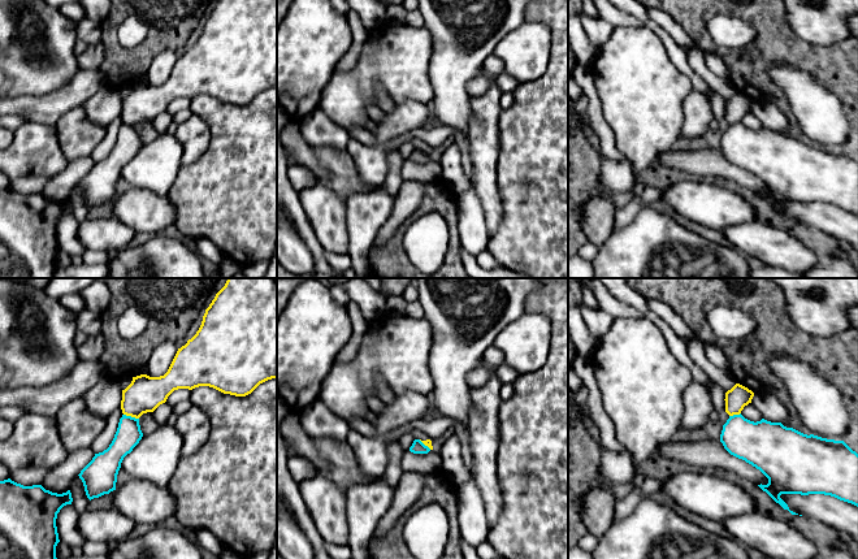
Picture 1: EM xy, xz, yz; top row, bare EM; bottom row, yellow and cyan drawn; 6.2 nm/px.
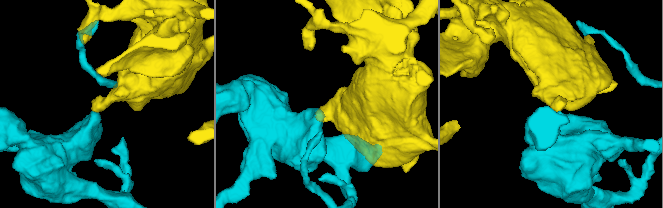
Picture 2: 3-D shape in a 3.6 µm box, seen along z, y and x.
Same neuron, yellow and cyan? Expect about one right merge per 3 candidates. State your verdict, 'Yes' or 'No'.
No

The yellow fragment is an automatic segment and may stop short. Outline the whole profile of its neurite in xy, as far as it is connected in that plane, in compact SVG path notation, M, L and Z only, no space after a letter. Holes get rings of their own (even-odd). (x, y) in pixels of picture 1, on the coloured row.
M228 278L205 309L199 330L178 348L168 372L160 377L133 377L131 384L122 390L121 410L124 415L139 419L143 413L153 412L178 389L209 386L224 394L246 396L272 378L277 378L277 278Z

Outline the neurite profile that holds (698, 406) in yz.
M692 380L684 393L684 413L680 430L693 432L710 421L714 411L711 393L703 385Z

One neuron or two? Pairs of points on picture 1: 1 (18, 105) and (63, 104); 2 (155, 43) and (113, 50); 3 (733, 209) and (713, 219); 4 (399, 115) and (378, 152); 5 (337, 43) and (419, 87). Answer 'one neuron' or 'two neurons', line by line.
1: one neuron
2: one neuron
3: one neuron
4: one neuron
5: two neurons

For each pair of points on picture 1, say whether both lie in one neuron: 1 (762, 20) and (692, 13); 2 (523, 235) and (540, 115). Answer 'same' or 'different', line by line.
1: same
2: same

